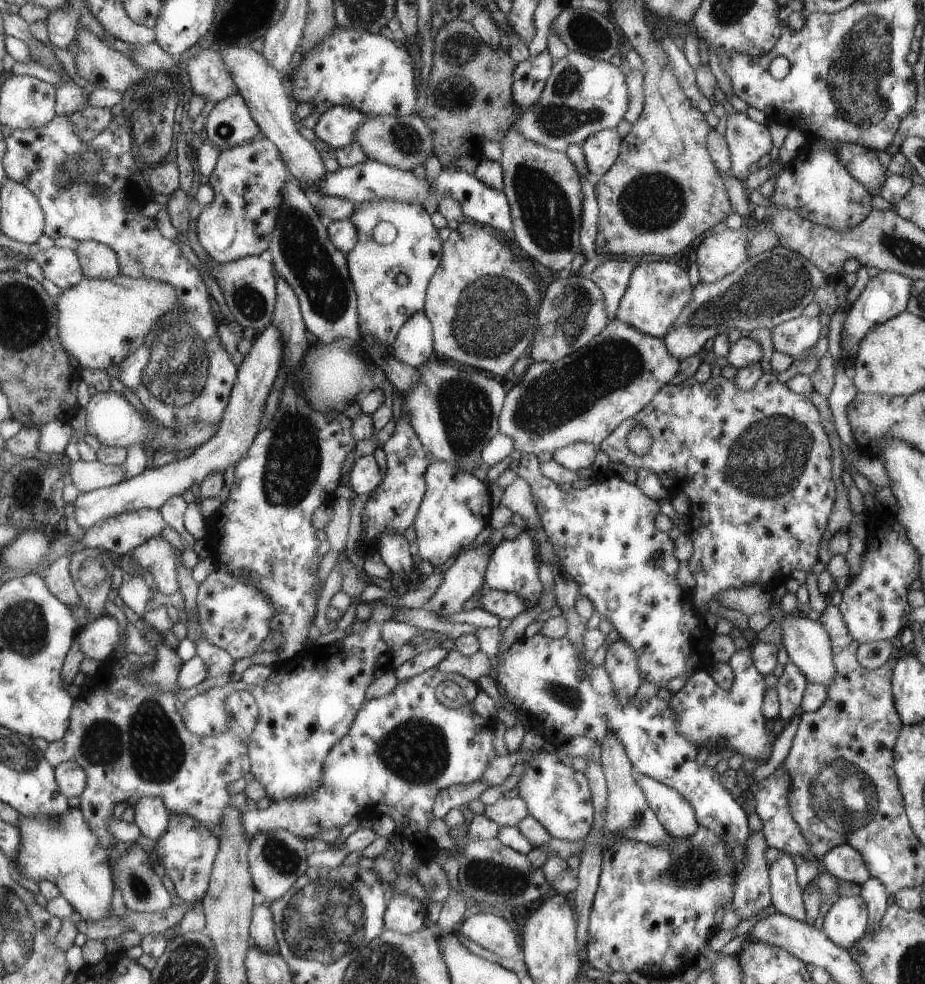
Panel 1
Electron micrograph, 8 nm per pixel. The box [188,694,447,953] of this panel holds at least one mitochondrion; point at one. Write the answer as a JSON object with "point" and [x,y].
{"point":[279,855]}

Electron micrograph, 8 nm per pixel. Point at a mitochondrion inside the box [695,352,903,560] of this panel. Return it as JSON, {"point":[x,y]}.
{"point":[770,456]}

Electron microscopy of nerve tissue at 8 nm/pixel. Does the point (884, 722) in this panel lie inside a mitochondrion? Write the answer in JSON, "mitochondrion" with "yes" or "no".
{"mitochondrion":"no"}

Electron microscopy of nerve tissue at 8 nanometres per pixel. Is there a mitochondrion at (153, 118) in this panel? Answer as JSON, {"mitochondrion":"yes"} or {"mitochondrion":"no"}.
{"mitochondrion":"yes"}

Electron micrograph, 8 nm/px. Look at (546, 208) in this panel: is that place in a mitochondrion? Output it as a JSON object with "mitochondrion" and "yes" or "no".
{"mitochondrion":"yes"}

